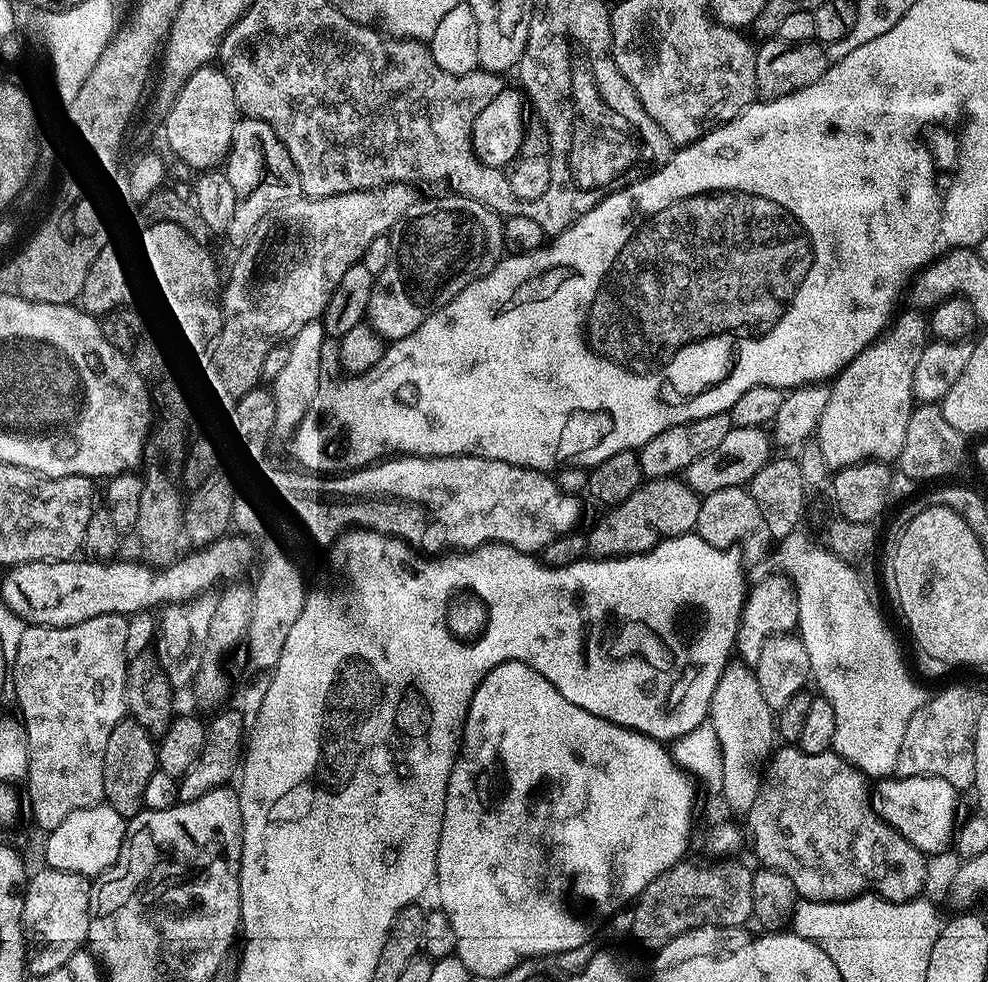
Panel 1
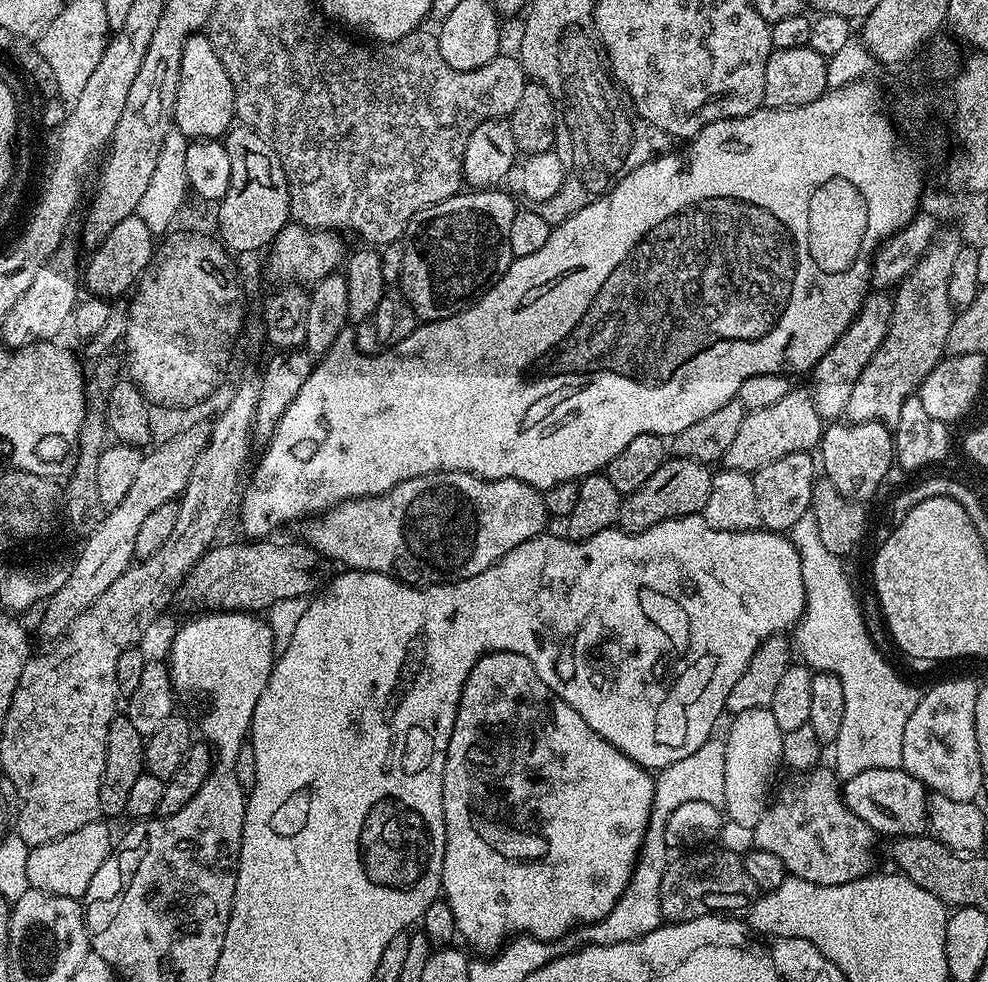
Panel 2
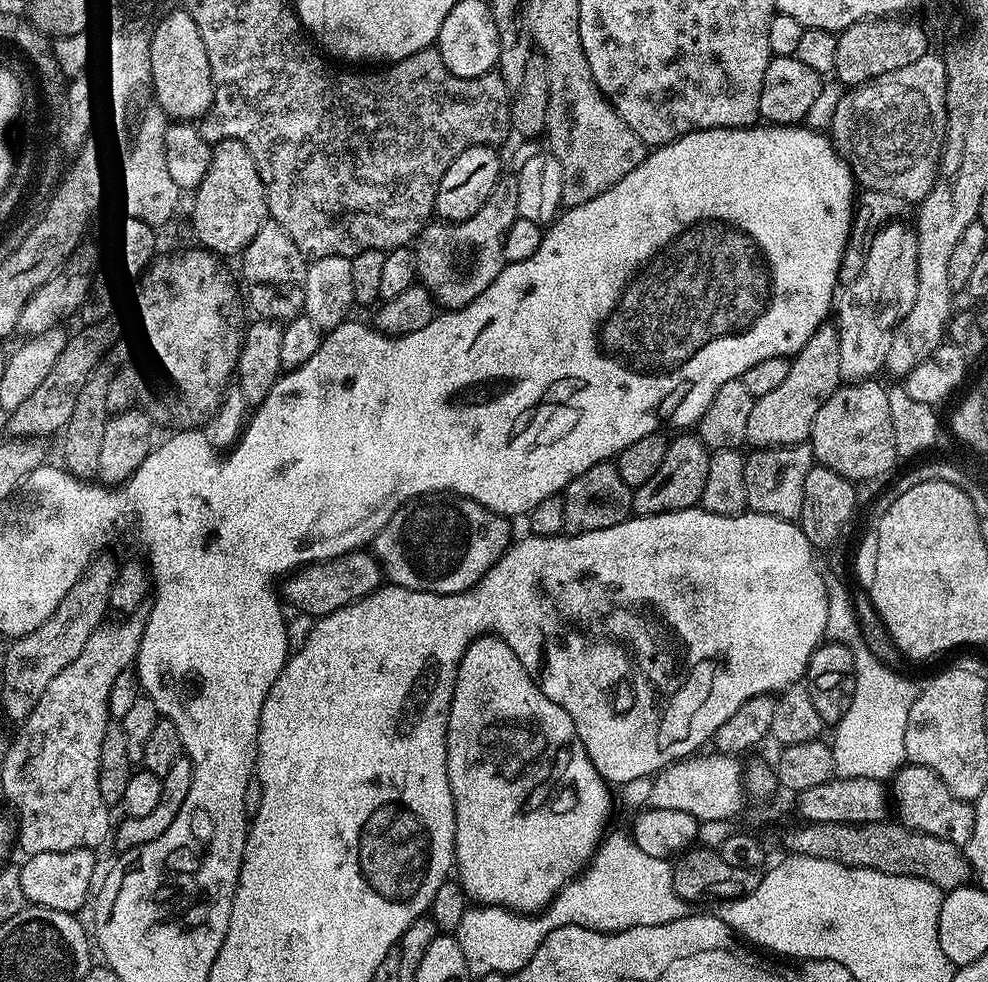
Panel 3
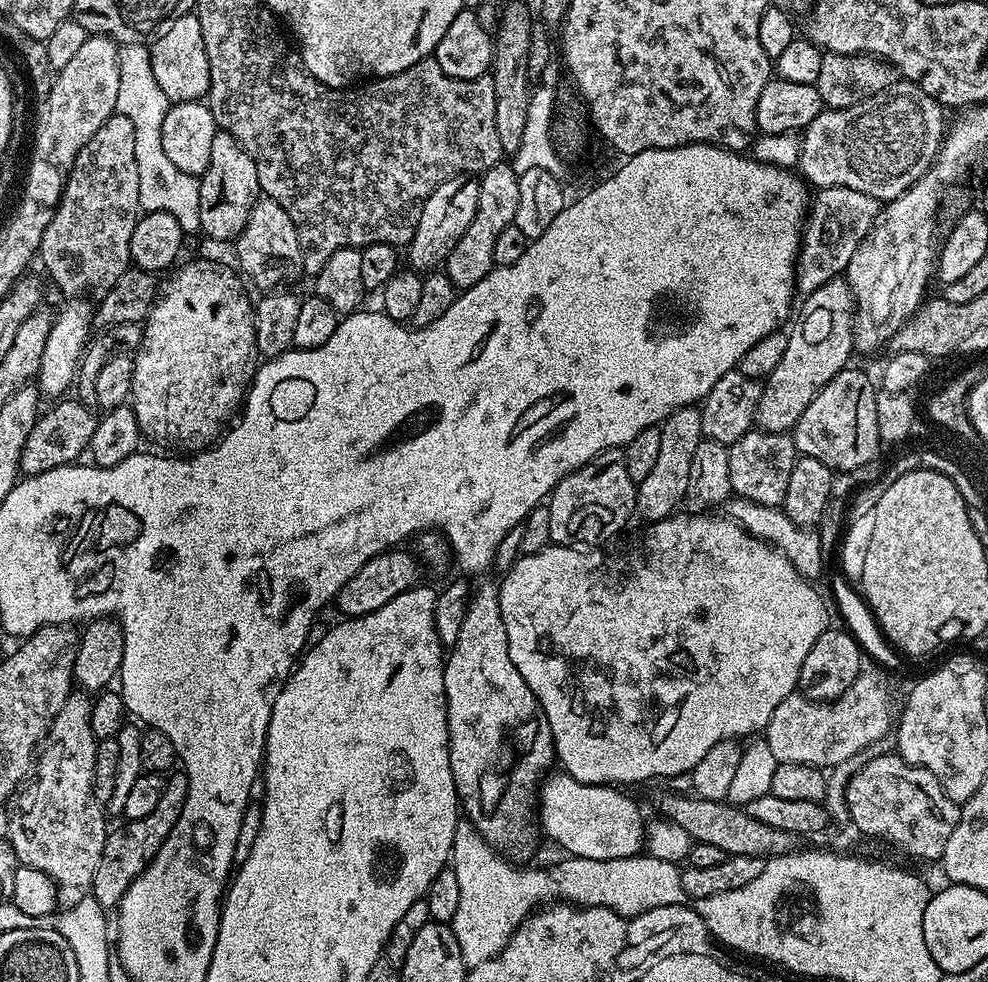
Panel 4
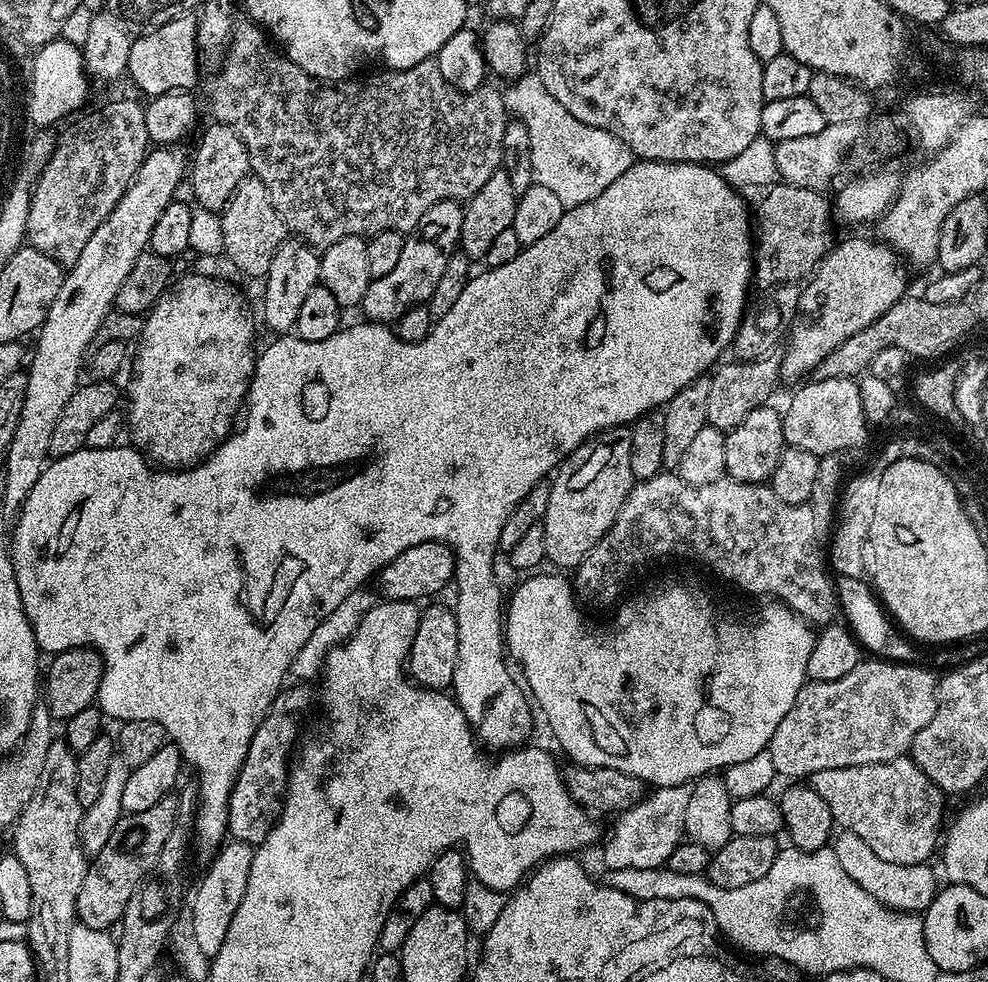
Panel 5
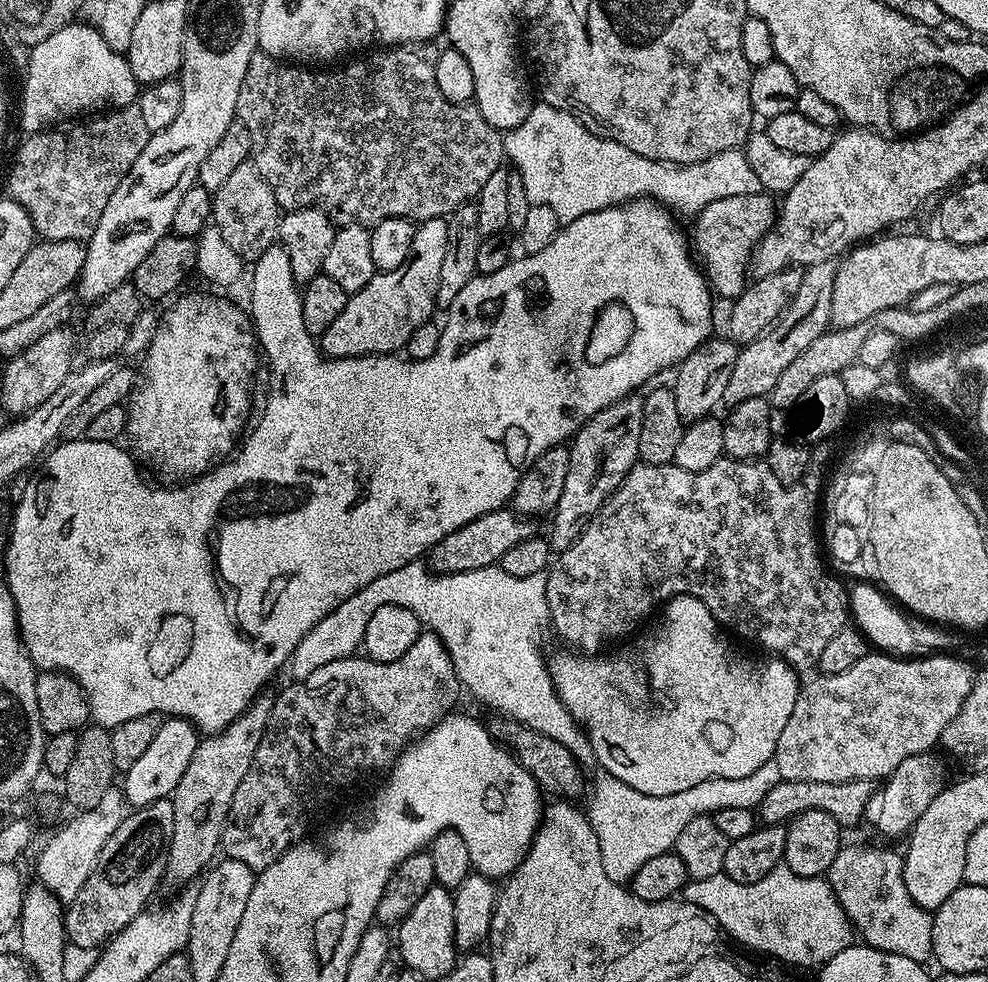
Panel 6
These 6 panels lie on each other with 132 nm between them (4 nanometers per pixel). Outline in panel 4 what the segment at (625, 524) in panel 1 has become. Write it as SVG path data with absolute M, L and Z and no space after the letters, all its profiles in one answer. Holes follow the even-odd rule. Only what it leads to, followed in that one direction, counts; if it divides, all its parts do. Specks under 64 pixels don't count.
M699 407L678 409L664 419L664 423L659 425L659 430L662 442L658 446L654 470L650 470L650 475L642 478L642 482L636 485L636 512L644 515L645 521L648 522L667 520L679 509L676 507L680 503L685 503L690 486L690 462L694 450L698 450L704 436Z

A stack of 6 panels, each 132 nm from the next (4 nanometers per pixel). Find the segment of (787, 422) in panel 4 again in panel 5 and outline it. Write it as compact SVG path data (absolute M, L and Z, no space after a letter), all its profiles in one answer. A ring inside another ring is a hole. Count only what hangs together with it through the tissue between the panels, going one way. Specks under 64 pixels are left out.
M852 236L841 244L839 241L800 288L796 321L792 323L783 349L784 358L778 362L781 381L803 381L816 369L818 362L830 354L830 350L842 346L842 342L858 334L858 330L866 330L870 322L882 318L890 306L904 299L904 287L908 284L905 261L887 244L873 240Z

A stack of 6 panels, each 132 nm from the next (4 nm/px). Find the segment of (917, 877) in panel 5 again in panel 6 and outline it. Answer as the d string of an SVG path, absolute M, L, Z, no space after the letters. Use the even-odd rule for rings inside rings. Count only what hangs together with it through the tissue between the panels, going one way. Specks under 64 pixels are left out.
M847 843L835 855L826 876L848 920L862 934L863 943L923 964L933 961L933 915L911 898L901 853Z

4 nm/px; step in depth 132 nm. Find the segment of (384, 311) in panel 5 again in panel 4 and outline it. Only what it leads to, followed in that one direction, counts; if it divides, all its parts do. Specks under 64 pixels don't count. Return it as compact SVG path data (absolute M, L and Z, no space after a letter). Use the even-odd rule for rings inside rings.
M468 174L452 176L436 187L434 194L430 194L430 198L426 198L422 206L422 214L418 218L414 238L406 245L408 260L412 263L409 265L413 269L436 270L443 265L448 255L454 250L454 246L458 246L458 238L462 238L470 222L474 222L479 197L480 181Z

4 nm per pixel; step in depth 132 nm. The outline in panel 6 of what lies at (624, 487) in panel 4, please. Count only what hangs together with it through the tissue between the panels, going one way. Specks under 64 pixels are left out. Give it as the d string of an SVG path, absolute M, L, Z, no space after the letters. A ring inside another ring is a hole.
M633 394L606 406L590 417L570 444L570 468L562 496L551 513L551 551L559 554L573 544L604 507L604 503L616 493L626 474L640 460L638 438L642 434L642 410L644 396Z

